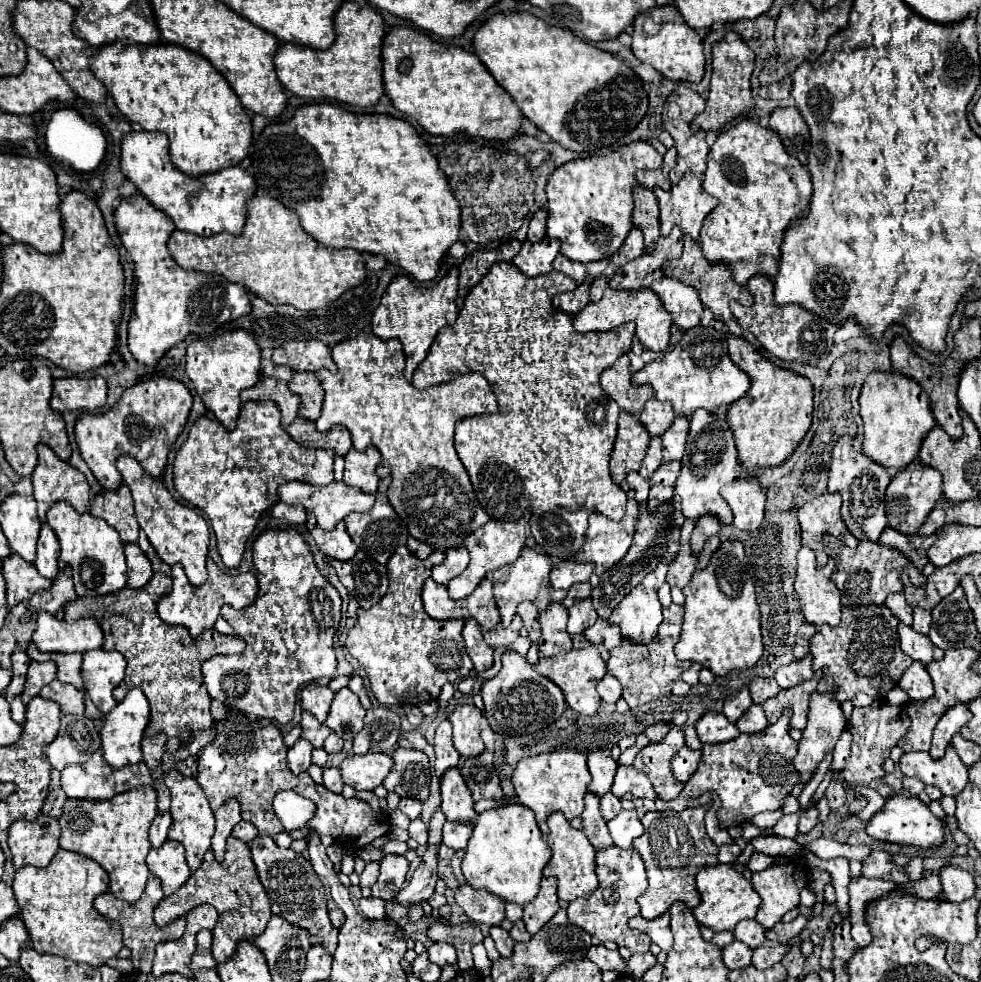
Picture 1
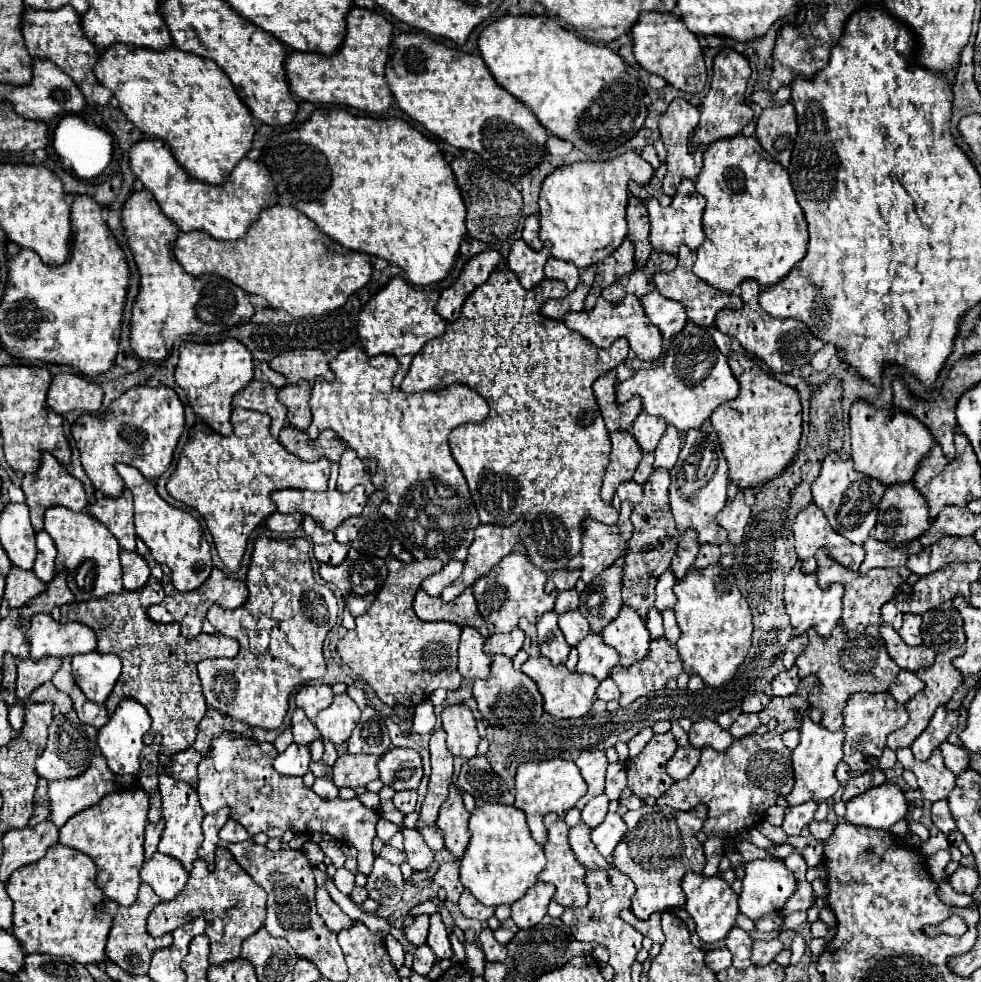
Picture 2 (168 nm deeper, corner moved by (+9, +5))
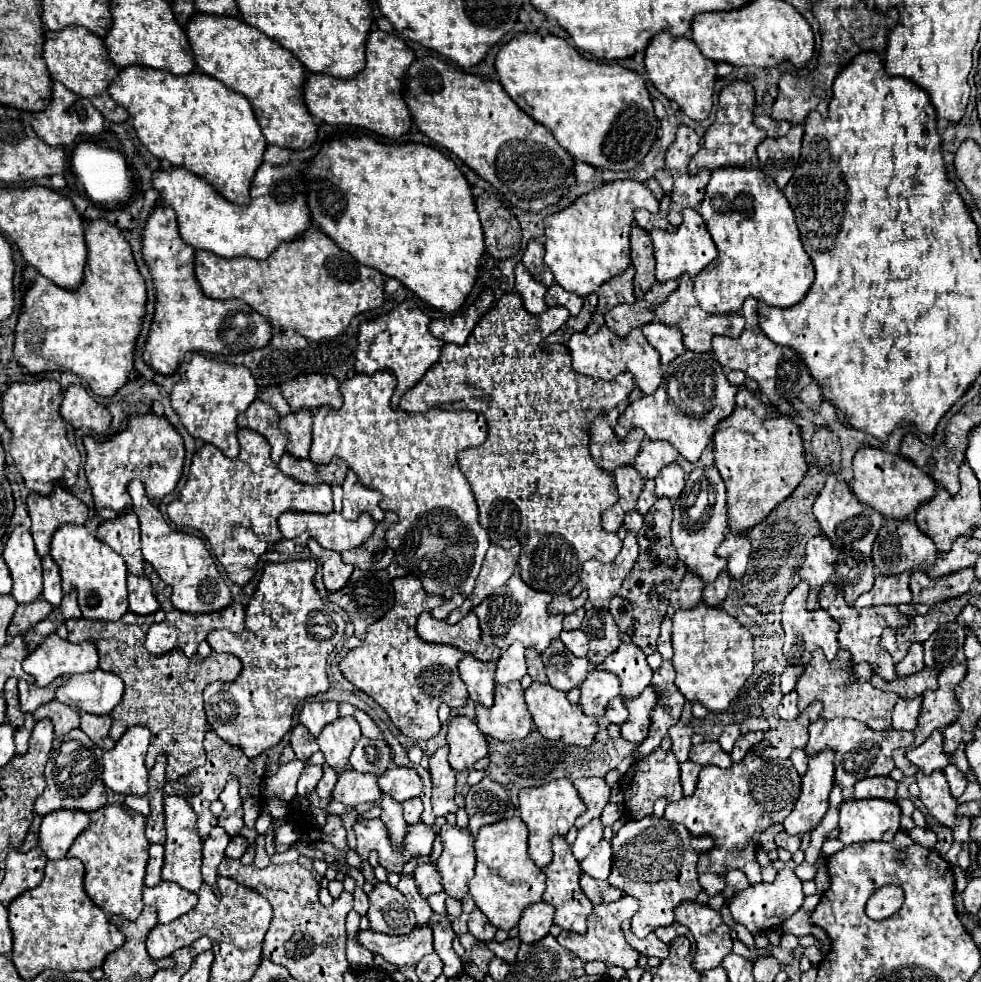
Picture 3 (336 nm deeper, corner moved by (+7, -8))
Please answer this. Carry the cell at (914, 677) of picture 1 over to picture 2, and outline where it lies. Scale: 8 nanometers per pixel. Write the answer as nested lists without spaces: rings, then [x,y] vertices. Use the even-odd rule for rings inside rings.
[[[900,670],[894,686],[890,686],[890,694],[896,698],[896,702],[906,704],[922,688],[924,688],[924,682],[916,674],[910,674],[910,670]]]

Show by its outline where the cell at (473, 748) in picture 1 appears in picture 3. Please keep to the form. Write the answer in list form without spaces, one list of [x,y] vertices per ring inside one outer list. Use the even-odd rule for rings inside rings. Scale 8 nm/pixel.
[[[454,717],[448,725],[448,761],[454,771],[472,769],[476,761],[488,755],[486,737],[468,717]]]

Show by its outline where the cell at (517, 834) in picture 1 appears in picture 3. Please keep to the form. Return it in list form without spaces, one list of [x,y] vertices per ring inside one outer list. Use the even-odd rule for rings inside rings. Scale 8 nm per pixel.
[[[512,817],[506,821],[498,821],[480,829],[476,837],[476,875],[470,881],[470,895],[476,901],[476,907],[488,917],[488,921],[498,927],[510,931],[518,925],[520,913],[536,903],[542,901],[544,881],[546,875],[534,865],[528,857],[528,829],[520,817]]]

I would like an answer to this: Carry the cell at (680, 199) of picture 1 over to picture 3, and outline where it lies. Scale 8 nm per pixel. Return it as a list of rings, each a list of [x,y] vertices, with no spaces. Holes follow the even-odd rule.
[[[686,209],[684,211],[684,221],[678,227],[678,231],[670,233],[670,231],[662,231],[662,229],[654,229],[650,233],[650,239],[654,243],[654,259],[656,259],[656,281],[658,283],[666,283],[668,279],[678,279],[680,275],[688,273],[690,277],[700,275],[708,263],[712,263],[718,255],[718,249],[714,245],[714,241],[710,239],[710,233],[706,229],[706,223],[702,219],[702,215],[694,209]]]

